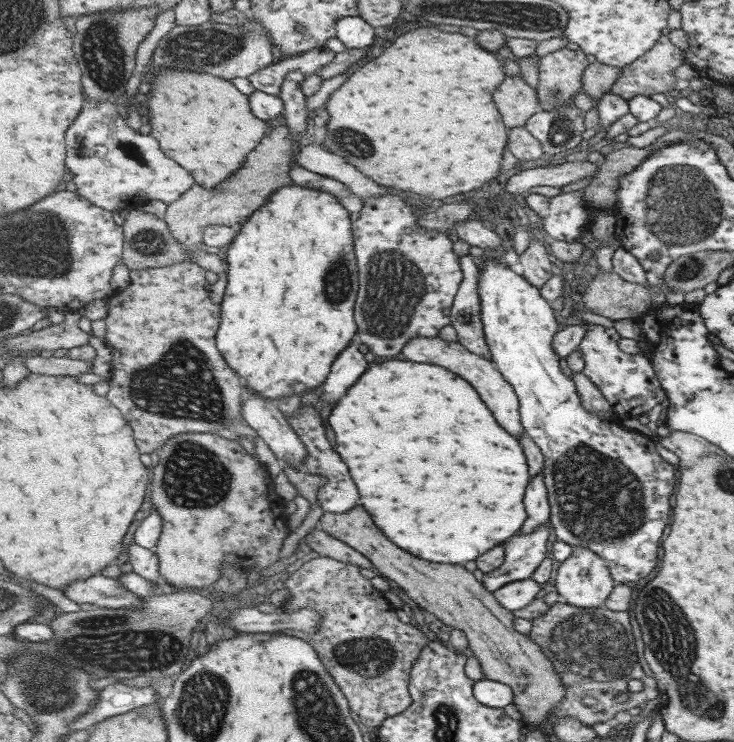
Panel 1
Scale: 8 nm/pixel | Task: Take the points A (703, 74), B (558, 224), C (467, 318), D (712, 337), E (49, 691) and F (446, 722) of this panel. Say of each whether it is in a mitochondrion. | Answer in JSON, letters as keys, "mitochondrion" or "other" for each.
{"A":"other","B":"other","C":"other","D":"other","E":"mitochondrion","F":"mitochondrion"}

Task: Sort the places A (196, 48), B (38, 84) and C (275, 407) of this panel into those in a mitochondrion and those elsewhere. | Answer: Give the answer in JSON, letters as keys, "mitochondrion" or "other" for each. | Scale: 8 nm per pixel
{"A":"mitochondrion","B":"other","C":"other"}

